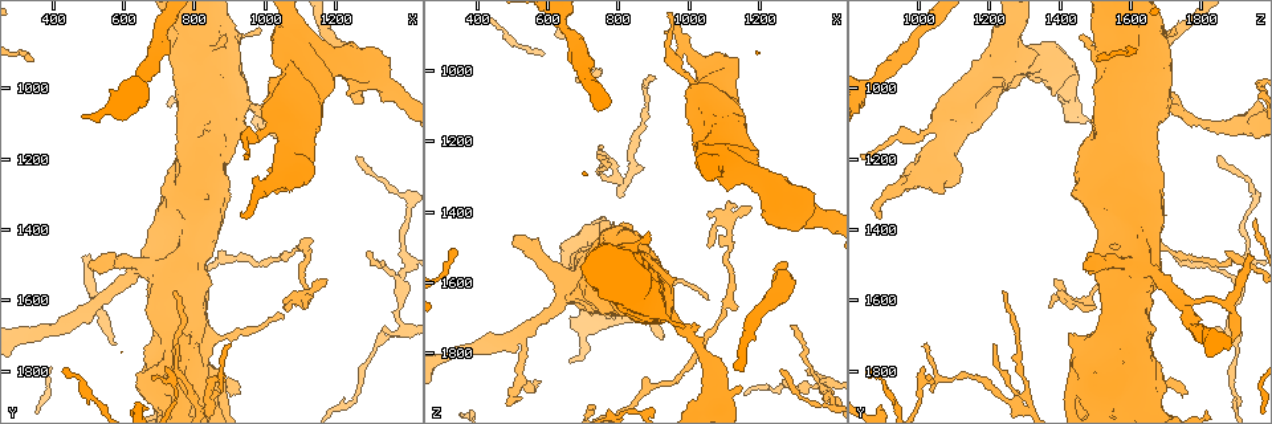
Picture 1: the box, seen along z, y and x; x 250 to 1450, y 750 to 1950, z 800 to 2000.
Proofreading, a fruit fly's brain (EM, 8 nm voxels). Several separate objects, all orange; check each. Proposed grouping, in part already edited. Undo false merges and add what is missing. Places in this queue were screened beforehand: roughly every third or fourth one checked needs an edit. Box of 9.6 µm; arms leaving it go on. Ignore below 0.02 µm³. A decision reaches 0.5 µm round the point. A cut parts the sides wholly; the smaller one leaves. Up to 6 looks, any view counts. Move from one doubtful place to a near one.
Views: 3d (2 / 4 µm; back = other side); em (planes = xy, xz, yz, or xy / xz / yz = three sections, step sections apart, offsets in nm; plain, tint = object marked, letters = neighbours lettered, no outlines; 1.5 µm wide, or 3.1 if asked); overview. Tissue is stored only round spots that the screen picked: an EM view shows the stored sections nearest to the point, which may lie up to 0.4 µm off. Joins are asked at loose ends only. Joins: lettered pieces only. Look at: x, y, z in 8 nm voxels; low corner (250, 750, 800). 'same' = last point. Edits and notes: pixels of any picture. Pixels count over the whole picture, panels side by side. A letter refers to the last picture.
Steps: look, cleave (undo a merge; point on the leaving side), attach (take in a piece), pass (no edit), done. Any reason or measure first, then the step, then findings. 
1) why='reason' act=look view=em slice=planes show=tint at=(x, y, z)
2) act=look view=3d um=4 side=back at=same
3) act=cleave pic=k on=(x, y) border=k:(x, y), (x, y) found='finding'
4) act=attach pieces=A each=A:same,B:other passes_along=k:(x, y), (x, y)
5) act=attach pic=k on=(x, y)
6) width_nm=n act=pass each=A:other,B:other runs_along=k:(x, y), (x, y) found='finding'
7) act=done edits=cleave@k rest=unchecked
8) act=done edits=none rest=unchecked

act=look view=em slice=planes show=letters at=(520, 1520, 1470)

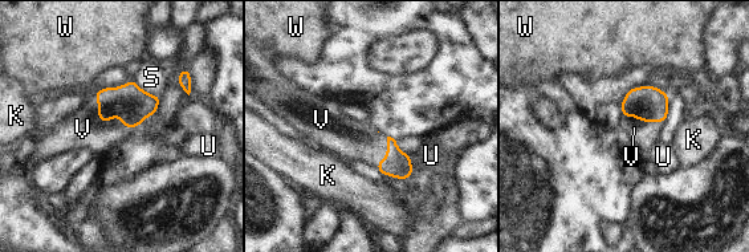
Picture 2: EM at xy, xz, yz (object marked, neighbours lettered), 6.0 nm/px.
act=attach pieces=V each=K:other,S:other,U:other,V:same,W:other passes_along=2:(129, 102), (106, 121), (82, 129) found='the cell continues'

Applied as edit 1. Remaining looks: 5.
act=look view=overview

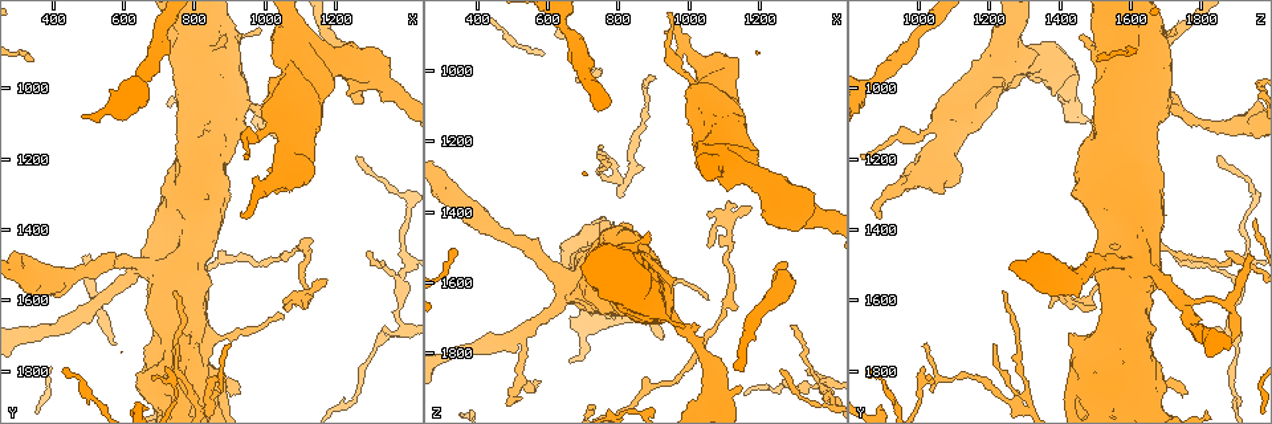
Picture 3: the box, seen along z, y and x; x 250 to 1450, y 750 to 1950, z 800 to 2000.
why='free end' act=look view=3d um=4 at=(740, 1580, 1230)

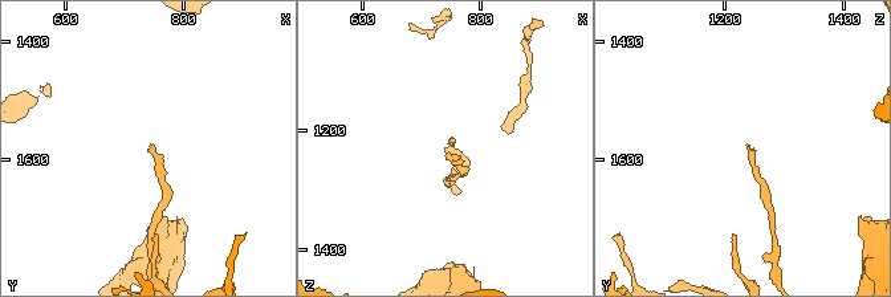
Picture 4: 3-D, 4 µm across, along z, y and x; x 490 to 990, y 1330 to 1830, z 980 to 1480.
why='need the tissue' act=look view=em slice=yz step=8 show=letters at=(740, 1575, 1235)

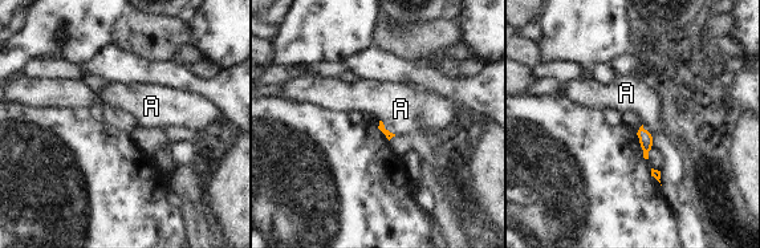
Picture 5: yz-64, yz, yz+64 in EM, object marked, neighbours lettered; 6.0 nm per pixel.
act=attach pieces=A each=A:same passes_along=5:(389, 135), (385, 129), (401, 109) found='it goes on there'

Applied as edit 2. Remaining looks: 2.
why='an open end' act=look view=em slice=planes show=letters at=(1300, 1460, 1720)

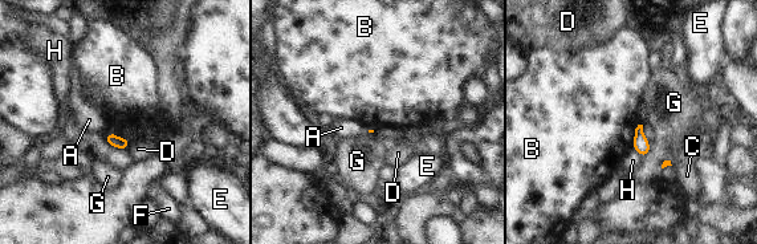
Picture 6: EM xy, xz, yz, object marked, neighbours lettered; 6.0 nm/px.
act=pass each=A:other,B:other,C:other,D:other,E:other,F:other,G:other,H:other border=6:(105, 134), (114, 133), (130, 141) found='none of them fits'

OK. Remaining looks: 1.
act=done edits=attach@2,attach@5 rest=unchecked

